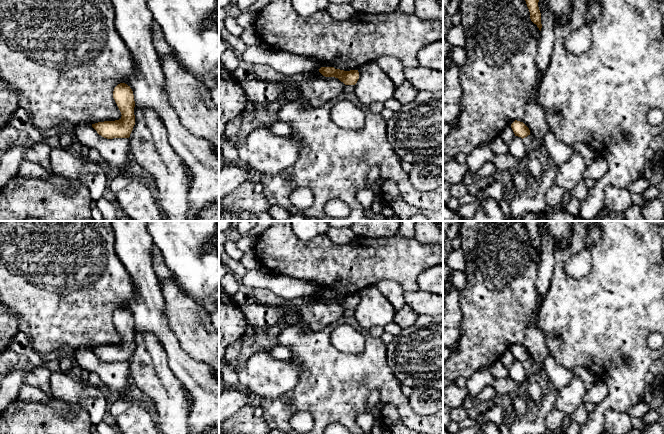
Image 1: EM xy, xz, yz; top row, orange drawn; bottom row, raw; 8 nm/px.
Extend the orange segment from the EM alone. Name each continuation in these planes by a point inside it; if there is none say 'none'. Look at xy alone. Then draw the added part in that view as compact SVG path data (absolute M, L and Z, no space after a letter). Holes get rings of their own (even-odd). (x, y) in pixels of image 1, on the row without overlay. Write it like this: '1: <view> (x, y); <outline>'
none

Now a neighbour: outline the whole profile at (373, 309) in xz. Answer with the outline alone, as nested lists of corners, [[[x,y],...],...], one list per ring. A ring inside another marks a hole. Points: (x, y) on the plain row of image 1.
[[[364,288],[358,296],[359,303],[354,309],[354,316],[362,328],[384,327],[394,322],[396,310],[377,288]]]

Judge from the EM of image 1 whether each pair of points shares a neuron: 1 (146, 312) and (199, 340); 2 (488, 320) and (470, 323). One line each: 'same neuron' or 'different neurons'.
1: different neurons
2: same neuron

